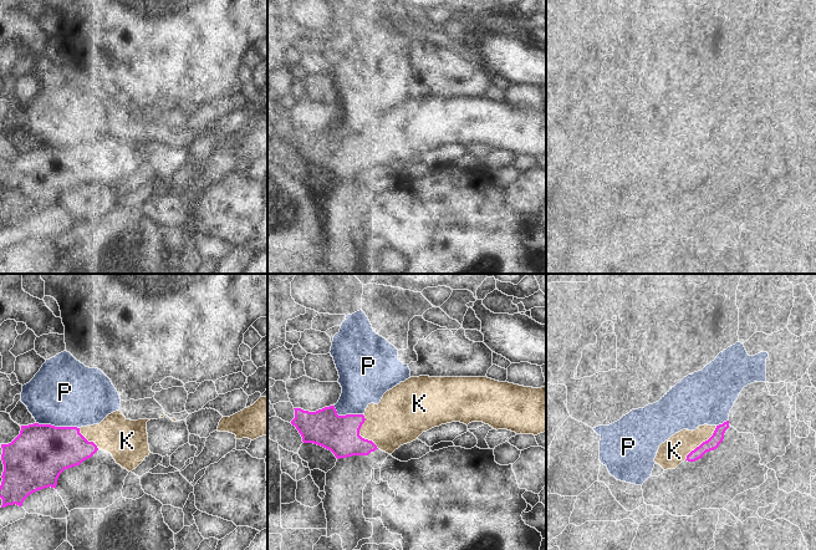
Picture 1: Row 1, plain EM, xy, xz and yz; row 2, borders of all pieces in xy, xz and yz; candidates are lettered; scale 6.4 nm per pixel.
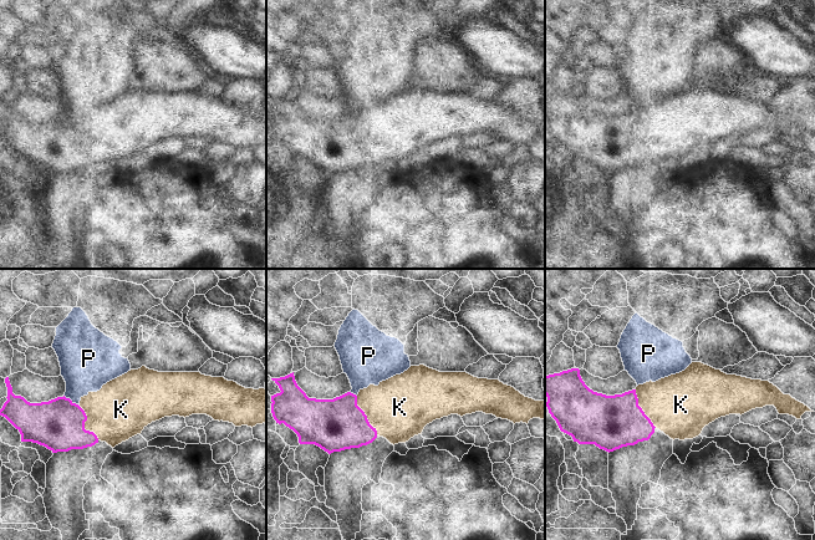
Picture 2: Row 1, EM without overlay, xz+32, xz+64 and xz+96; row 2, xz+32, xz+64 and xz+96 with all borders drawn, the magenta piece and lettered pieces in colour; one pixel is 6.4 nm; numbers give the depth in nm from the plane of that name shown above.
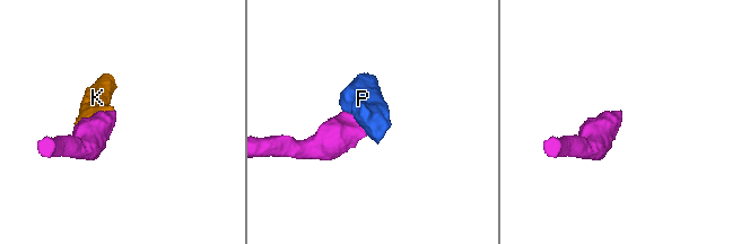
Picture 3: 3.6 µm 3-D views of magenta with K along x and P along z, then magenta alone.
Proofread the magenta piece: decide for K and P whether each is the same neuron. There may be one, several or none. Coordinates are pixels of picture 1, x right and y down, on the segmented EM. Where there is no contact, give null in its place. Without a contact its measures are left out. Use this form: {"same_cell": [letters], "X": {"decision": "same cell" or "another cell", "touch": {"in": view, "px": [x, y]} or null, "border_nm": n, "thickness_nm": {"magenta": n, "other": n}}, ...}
{"same_cell": ["K"], "K": {"decision": "same cell", "touch": {"in": "xz", "px": [358, 434]}, "border_nm": 240, "thickness_nm": {"magenta": 240, "other": 320}}, "P": {"decision": "another cell", "touch": {"in": "xy", "px": [57, 427]}, "border_nm": 280, "thickness_nm": {"magenta": 380, "other": 440}}}

